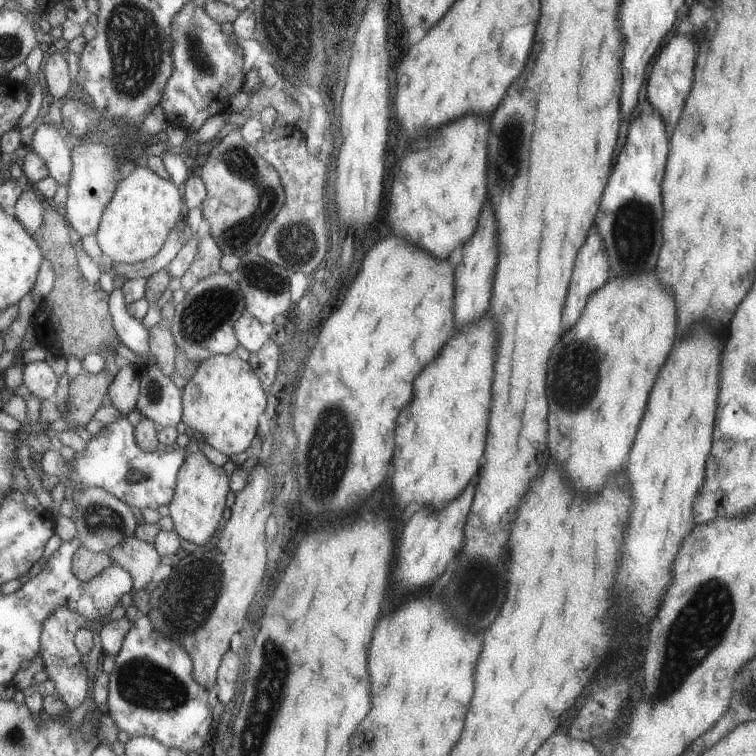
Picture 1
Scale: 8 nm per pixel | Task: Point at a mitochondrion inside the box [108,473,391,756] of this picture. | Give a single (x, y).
(185, 611)

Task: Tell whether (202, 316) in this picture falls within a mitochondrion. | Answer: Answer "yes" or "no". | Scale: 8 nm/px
yes

